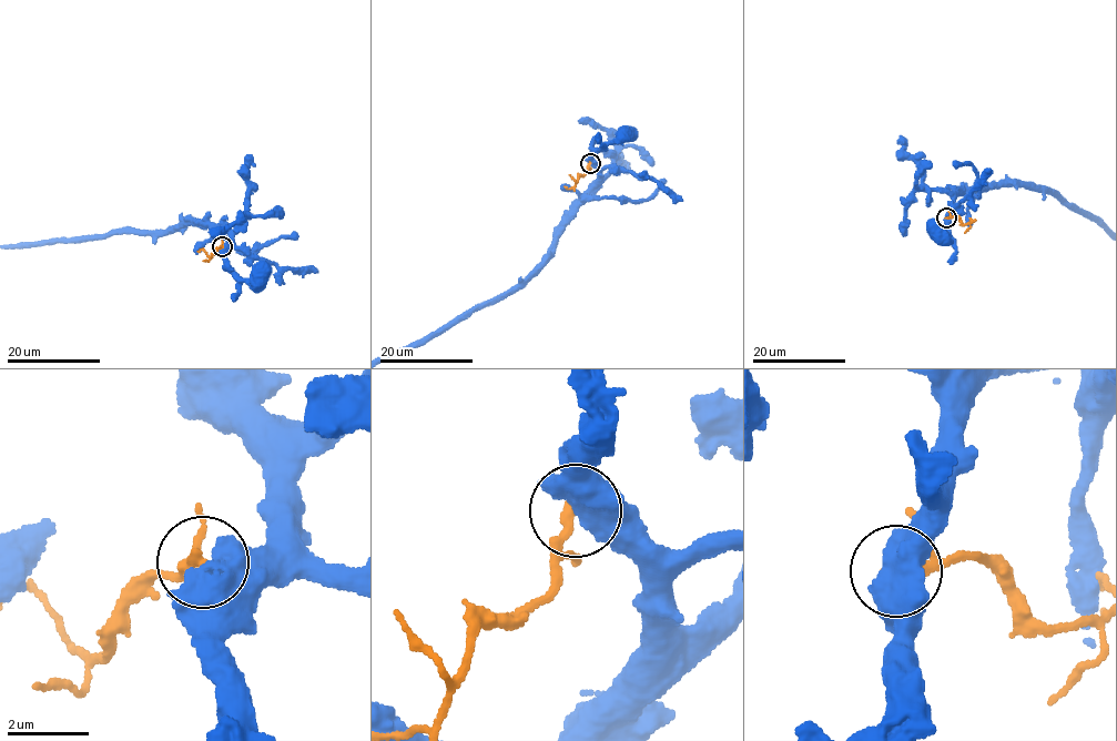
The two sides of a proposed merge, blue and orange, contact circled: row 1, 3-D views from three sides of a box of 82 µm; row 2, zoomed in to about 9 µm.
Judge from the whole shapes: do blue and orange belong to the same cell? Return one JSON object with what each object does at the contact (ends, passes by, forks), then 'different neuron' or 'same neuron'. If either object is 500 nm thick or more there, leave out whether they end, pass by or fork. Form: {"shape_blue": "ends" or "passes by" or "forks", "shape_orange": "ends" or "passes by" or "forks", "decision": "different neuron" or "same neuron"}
{"decision": "different neuron"}

